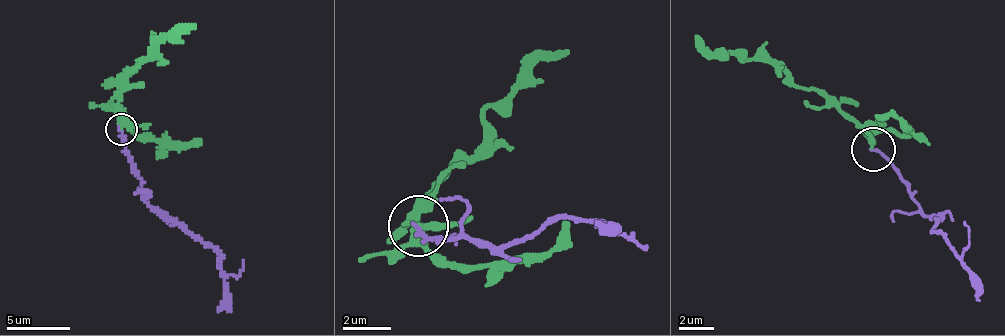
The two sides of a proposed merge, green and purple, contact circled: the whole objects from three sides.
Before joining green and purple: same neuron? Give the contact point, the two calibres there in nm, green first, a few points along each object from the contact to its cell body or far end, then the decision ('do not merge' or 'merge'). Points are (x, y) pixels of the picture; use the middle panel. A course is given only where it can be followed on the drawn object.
(418, 226) | 220/200 nm | green via (419, 221), (414, 225), (433, 191), (457, 164), (476, 155), (482, 113), (567, 52) | purple via (419, 226), (454, 239), (454, 234), (471, 243), (501, 248), (579, 217), (607, 222), (595, 228) | do not merge

